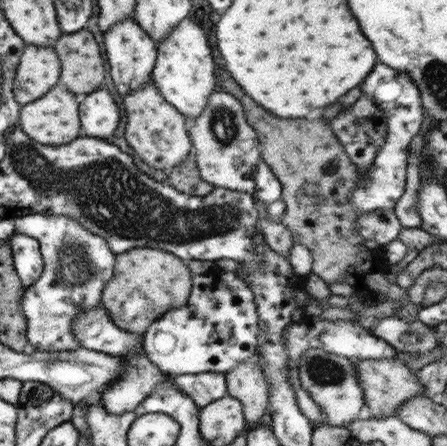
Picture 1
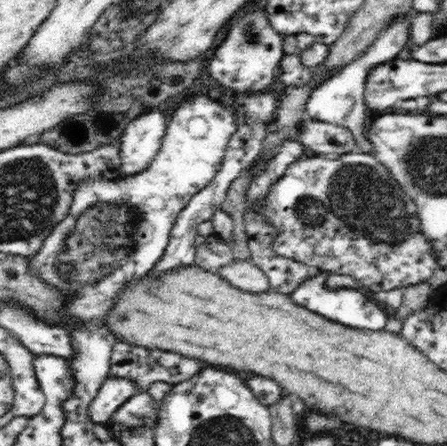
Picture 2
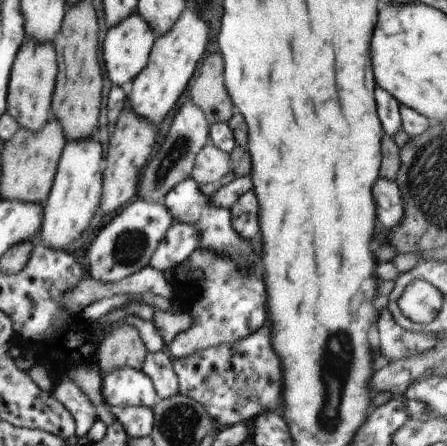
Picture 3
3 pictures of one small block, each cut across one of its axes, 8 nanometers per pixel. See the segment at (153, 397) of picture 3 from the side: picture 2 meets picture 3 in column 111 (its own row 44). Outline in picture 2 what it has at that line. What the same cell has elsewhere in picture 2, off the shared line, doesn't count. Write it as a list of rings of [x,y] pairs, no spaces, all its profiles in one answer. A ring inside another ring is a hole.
[[[408,10],[400,16],[396,16],[380,34],[378,38],[368,46],[368,50],[354,62],[350,62],[346,68],[342,68],[336,76],[328,78],[324,84],[320,84],[308,104],[306,104],[306,112],[308,112],[308,118],[310,120],[316,120],[316,122],[328,122],[328,124],[338,124],[338,126],[344,126],[348,130],[354,132],[354,138],[358,142],[358,154],[372,154],[374,152],[374,146],[370,140],[364,138],[364,122],[366,122],[366,82],[368,82],[368,76],[372,74],[372,70],[376,66],[382,66],[382,64],[388,64],[396,58],[400,58],[402,50],[408,46],[408,38],[410,38],[410,26],[412,26],[412,14],[414,10]]]

